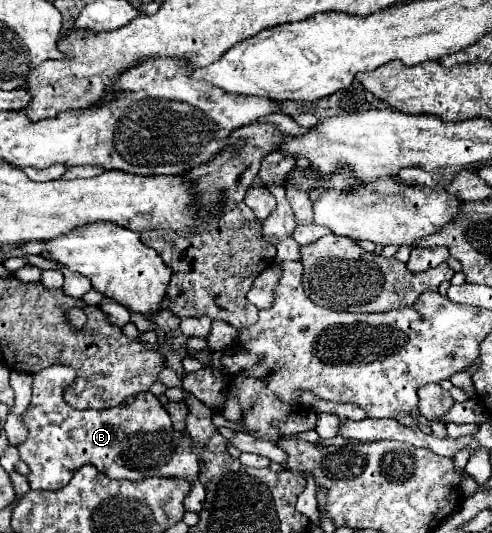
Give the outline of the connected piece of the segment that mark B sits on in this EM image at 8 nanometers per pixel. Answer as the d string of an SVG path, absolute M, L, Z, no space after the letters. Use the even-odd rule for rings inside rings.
M52 364L40 372L34 374L34 386L32 386L32 400L28 410L20 416L28 436L18 446L20 458L28 464L28 482L32 490L60 490L64 488L74 472L82 468L84 464L96 466L100 472L104 472L108 478L124 478L124 480L144 480L152 476L160 478L180 478L190 482L190 492L184 498L184 508L192 512L200 512L204 504L204 486L198 480L200 470L200 454L194 452L196 442L186 436L184 432L176 432L172 426L172 420L166 412L166 408L160 404L160 400L152 392L144 392L134 398L134 402L126 406L116 406L108 410L76 410L66 404L64 390L66 380L76 380L76 370L66 364Z

